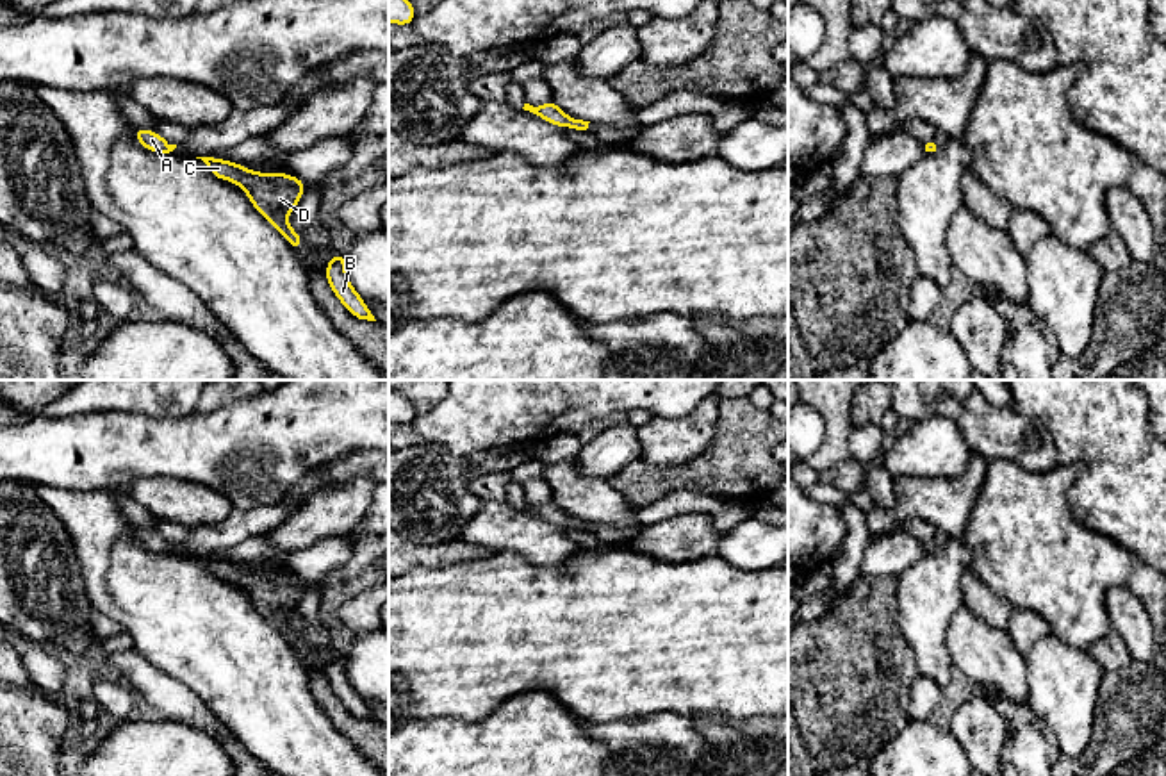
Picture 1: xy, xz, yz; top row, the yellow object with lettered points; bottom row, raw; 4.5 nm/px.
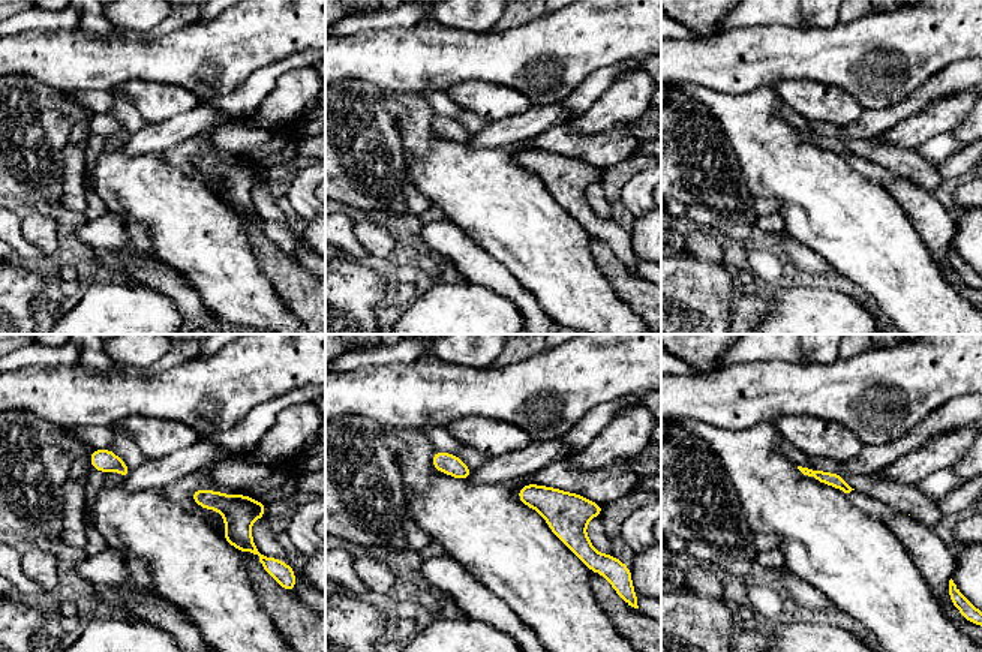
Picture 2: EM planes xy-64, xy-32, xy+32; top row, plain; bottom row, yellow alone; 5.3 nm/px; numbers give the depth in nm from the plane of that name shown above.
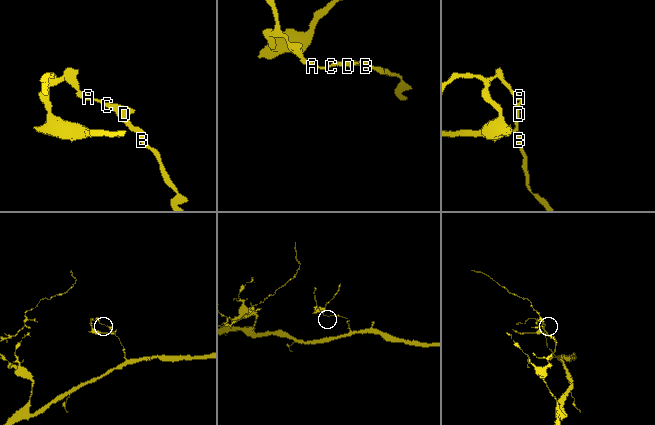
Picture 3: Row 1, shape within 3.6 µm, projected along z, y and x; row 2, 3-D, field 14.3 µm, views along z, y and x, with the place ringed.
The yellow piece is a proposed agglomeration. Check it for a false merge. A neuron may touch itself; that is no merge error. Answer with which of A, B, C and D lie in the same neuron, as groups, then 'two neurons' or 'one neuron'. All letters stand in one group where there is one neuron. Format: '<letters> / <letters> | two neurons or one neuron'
A B C D | one neuron

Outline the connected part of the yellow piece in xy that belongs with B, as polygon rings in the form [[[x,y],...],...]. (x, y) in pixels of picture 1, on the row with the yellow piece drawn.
[[[337,252],[333,253],[332,260],[324,269],[324,277],[328,278],[333,294],[342,301],[342,305],[349,310],[351,316],[358,319],[376,321],[369,307],[364,303],[364,300],[348,280],[344,255]]]

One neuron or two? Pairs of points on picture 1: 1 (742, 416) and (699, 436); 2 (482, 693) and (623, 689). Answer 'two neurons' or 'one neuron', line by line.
1: two neurons
2: one neuron

